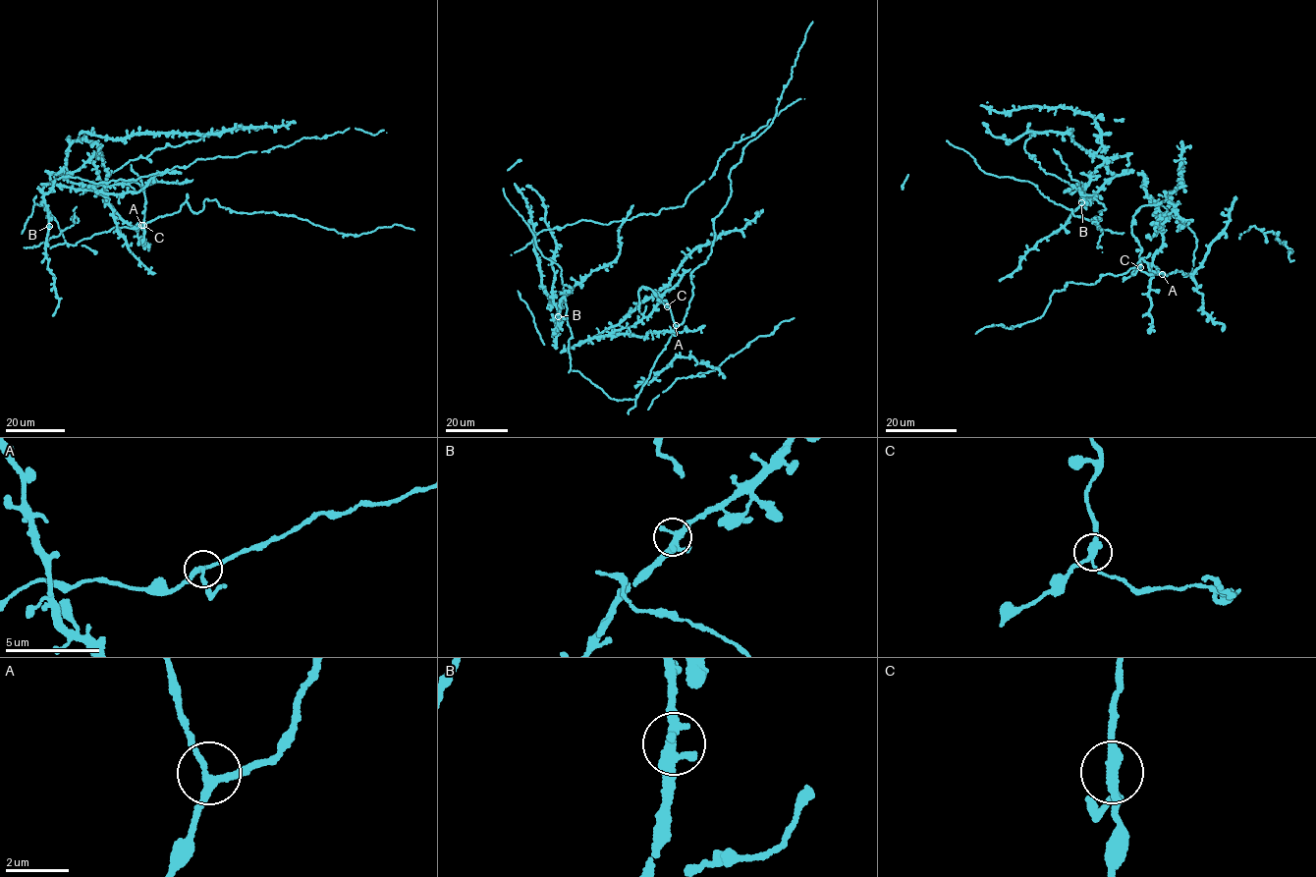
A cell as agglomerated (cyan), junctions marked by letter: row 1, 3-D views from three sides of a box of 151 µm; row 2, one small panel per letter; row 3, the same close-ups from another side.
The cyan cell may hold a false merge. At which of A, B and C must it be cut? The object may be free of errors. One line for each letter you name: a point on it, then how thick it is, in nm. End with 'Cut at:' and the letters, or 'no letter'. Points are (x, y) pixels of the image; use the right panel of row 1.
C: Place: (1140, 267). Thickness 260 nm
Cut at: C

